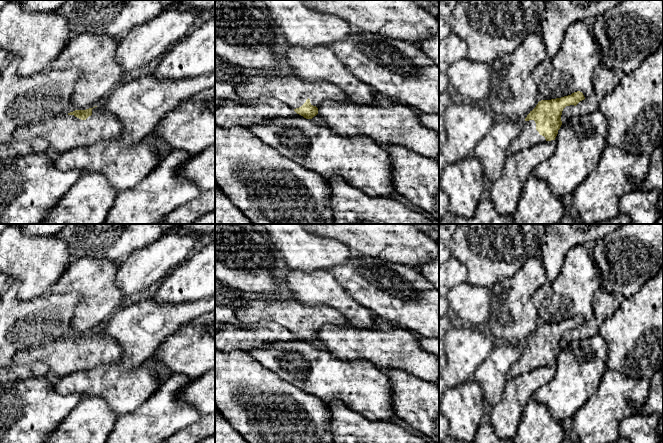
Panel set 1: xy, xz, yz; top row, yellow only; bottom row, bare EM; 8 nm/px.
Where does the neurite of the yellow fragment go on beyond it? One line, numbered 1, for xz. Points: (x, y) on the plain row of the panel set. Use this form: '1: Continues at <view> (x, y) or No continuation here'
1: Continues at xz (288, 312)

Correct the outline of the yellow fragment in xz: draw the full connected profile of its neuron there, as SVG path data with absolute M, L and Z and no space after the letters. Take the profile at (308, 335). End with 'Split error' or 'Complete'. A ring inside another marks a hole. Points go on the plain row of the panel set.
M255 296L246 299L236 314L244 325L257 325L265 321L277 323L306 343L316 340L324 325L350 324L335 308L305 305L291 296L278 299Z. Split error

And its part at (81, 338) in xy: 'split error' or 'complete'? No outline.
split error

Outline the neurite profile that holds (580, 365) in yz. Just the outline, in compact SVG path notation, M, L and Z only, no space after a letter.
M599 335L588 337L586 339L575 338L567 346L562 346L558 358L555 362L555 375L551 381L539 388L532 396L531 399L538 403L544 404L549 410L554 420L563 422L567 418L571 418L574 414L590 399L595 393L602 382L602 377L606 368L608 356L607 342Z

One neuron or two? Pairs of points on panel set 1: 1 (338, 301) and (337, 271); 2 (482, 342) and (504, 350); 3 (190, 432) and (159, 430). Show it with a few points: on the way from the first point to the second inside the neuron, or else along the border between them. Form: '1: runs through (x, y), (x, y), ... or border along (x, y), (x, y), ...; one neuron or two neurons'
1: border along (328, 271), (353, 298); two neurons
2: border along (496, 342), (493, 350), (479, 364); two neurons
3: border along (199, 420), (175, 432); two neurons

